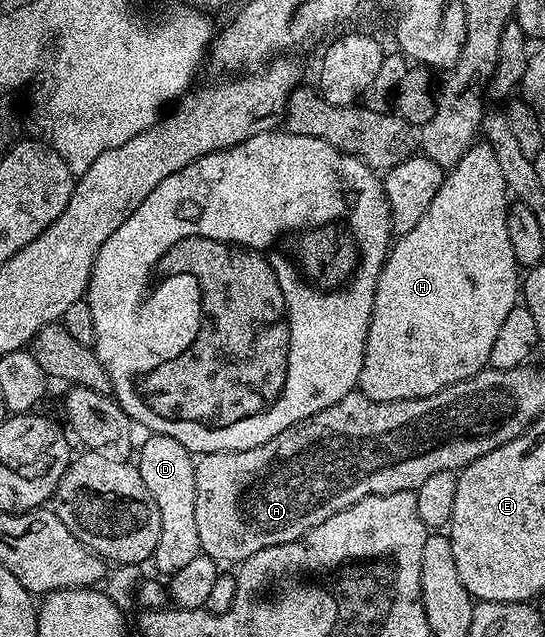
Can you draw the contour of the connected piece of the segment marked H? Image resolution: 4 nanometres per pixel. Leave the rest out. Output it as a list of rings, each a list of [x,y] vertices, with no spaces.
[[[484,141],[474,142],[473,146],[467,149],[467,153],[459,157],[456,165],[448,168],[443,185],[439,185],[439,193],[435,193],[431,205],[427,205],[427,213],[419,217],[415,229],[411,229],[411,233],[400,236],[390,246],[389,254],[385,257],[385,264],[379,273],[379,281],[375,285],[375,301],[367,329],[367,345],[363,353],[363,369],[359,384],[361,394],[376,403],[422,399],[431,393],[439,393],[489,367],[495,336],[499,333],[499,328],[503,326],[507,313],[511,313],[511,309],[519,303],[519,264],[515,252],[511,249],[511,236],[507,233],[507,213],[510,206],[511,196],[506,188],[499,160],[495,157],[495,149],[491,149]]]

